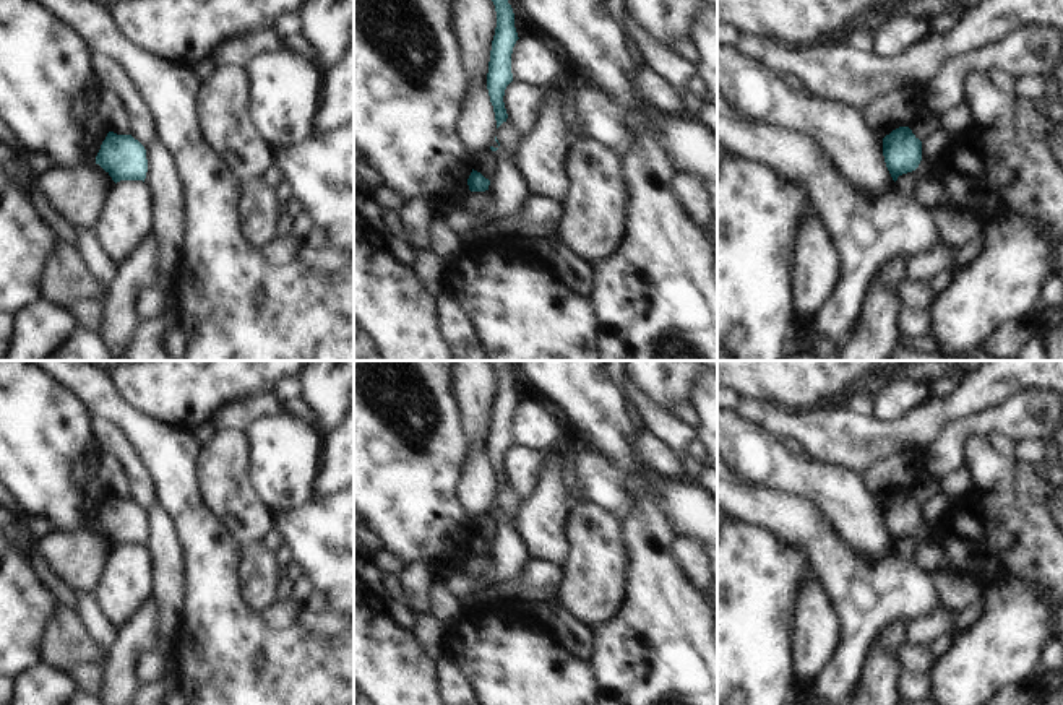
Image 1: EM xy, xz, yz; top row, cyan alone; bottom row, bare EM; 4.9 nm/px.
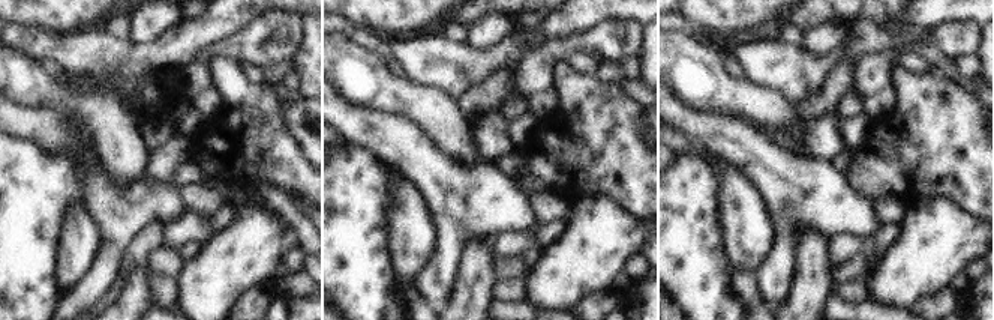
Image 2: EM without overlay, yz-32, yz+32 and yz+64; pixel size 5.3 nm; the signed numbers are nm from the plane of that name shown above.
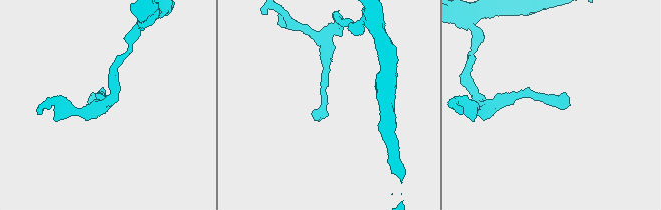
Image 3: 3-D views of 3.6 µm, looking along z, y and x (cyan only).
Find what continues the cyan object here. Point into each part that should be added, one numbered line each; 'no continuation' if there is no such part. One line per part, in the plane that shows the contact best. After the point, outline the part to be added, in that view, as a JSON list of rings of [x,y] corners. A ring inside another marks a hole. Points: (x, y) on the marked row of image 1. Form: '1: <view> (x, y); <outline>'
no continuation

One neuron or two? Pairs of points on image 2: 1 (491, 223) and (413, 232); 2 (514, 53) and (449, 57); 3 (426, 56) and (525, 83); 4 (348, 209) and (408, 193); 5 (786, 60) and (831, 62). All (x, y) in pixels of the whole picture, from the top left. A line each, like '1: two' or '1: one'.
1: two
2: one
3: two
4: two
5: one

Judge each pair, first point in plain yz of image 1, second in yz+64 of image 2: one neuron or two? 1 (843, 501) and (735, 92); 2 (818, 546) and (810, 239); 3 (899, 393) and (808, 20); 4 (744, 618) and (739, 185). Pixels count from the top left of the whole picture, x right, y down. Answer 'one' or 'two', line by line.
1: one
2: two
3: two
4: two

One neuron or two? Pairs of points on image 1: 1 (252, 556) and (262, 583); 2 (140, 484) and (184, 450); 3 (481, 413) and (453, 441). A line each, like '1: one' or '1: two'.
1: one
2: two
3: two

